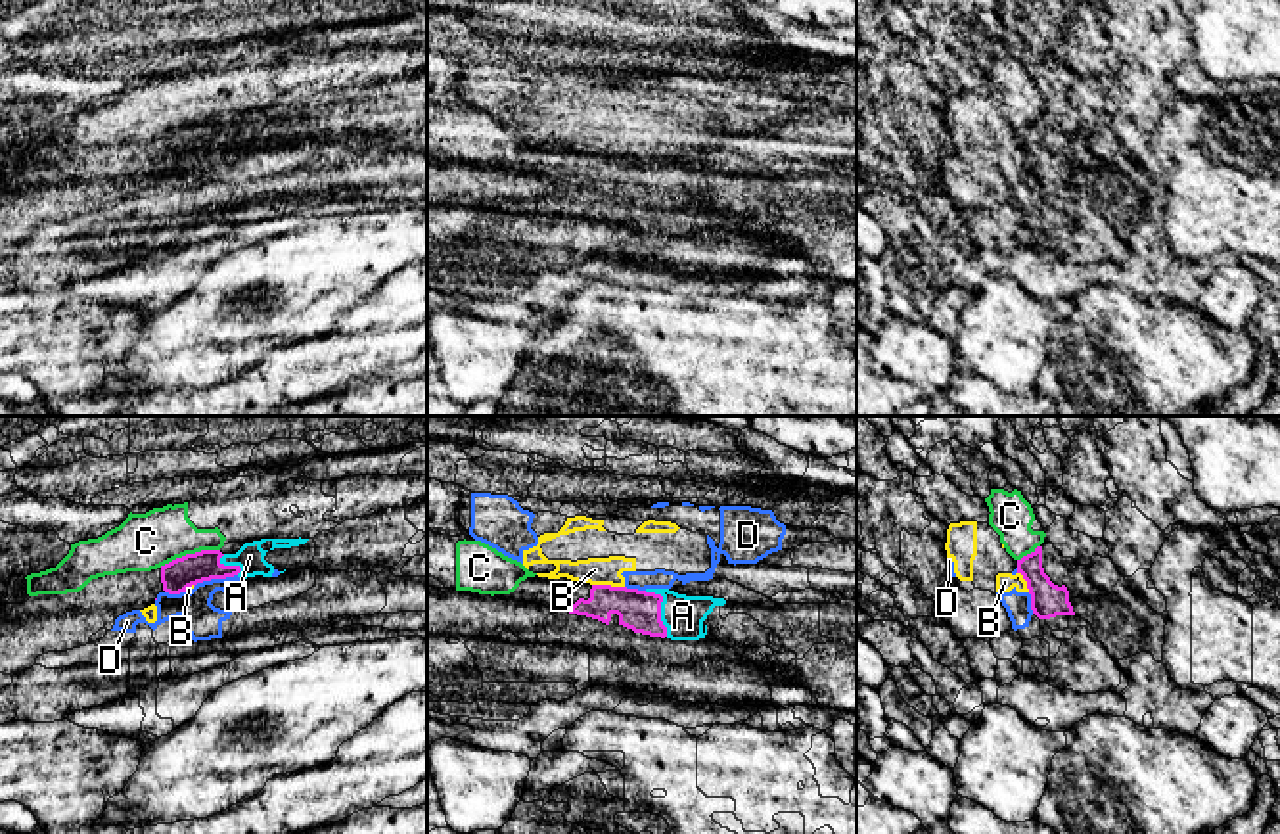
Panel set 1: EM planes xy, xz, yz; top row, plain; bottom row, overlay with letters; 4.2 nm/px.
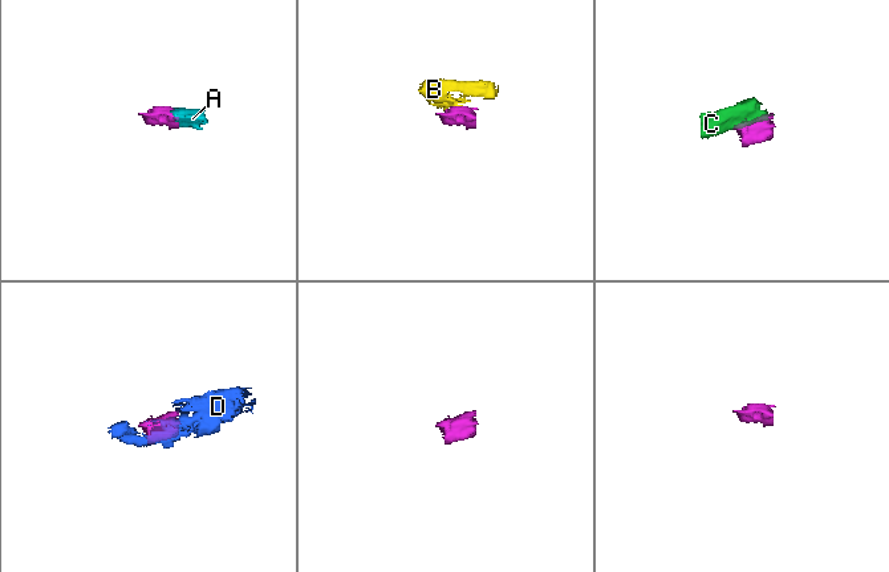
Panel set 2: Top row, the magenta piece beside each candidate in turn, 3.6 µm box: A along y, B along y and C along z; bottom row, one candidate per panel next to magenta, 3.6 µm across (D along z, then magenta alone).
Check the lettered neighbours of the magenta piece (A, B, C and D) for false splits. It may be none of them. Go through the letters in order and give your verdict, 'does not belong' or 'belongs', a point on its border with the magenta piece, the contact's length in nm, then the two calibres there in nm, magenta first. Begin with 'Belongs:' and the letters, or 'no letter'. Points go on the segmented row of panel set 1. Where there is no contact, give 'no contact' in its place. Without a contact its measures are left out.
Belongs: A
A: belongs; meets magenta in xz at (660, 608); contact 220 nm long; 170 nm thick on the magenta side, 170 nm on the other
B: does not belong; meets magenta in xz at (608, 585); contact 140 nm long; 170 nm thick on the magenta side, 110 nm on the other
C: does not belong; meets magenta in xy at (188, 555); contact 260 nm long; 140 nm thick on the magenta side, 240 nm on the other
D: does not belong; meets magenta in xy at (215, 578); contact 190 nm long; 140 nm thick on the magenta side, 150 nm on the other

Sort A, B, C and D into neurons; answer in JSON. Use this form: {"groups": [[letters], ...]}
{"groups": [["A"], ["B", "D"], ["C"]]}

